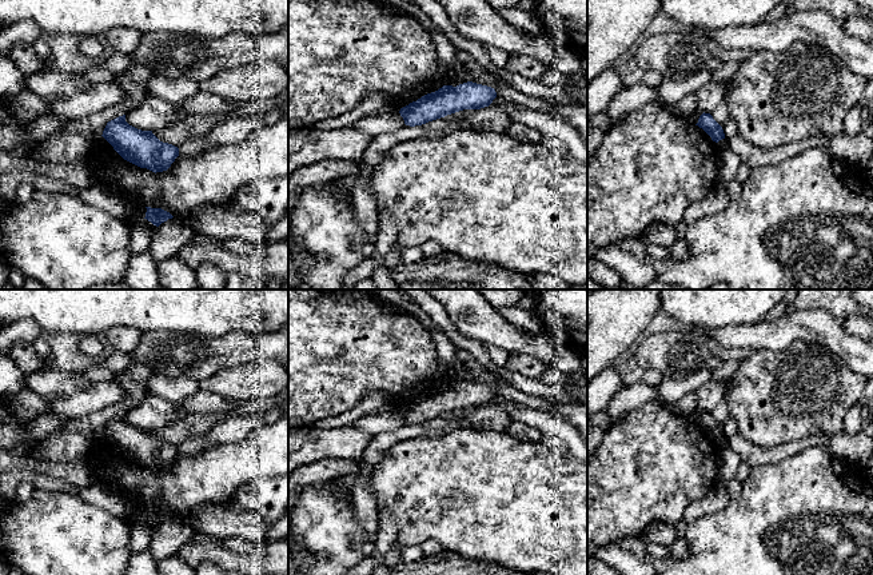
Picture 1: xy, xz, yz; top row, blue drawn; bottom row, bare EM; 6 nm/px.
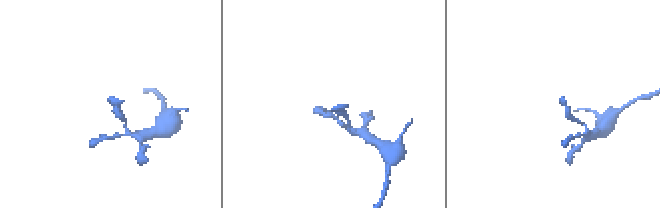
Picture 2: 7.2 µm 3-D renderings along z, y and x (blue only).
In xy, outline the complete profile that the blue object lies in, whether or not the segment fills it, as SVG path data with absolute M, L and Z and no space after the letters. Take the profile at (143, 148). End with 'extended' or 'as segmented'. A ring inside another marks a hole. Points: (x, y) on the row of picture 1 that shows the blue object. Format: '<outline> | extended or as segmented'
M125 115L107 123L101 135L127 161L152 172L167 171L179 148L160 141L152 131L141 131L125 121Z | as segmented

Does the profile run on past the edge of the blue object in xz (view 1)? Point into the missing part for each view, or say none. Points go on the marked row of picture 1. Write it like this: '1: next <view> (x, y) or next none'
1: next none

